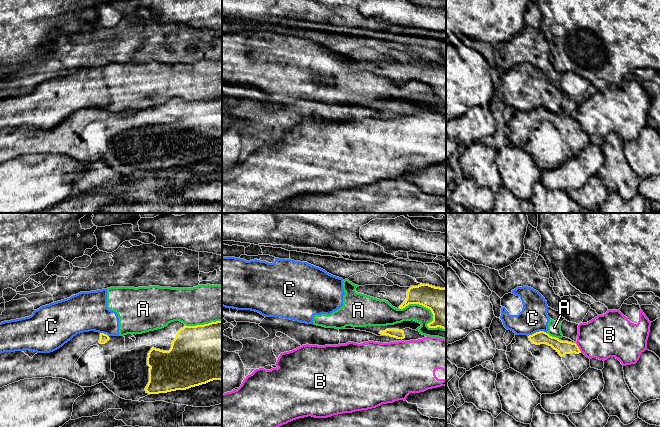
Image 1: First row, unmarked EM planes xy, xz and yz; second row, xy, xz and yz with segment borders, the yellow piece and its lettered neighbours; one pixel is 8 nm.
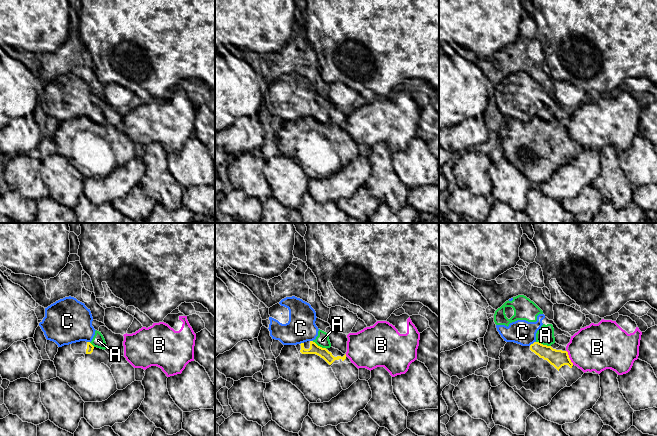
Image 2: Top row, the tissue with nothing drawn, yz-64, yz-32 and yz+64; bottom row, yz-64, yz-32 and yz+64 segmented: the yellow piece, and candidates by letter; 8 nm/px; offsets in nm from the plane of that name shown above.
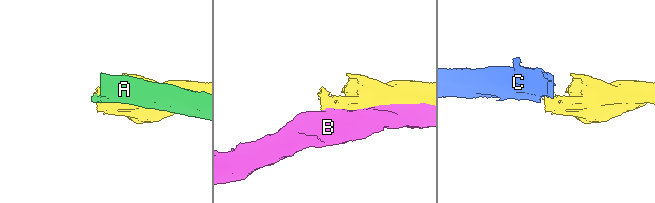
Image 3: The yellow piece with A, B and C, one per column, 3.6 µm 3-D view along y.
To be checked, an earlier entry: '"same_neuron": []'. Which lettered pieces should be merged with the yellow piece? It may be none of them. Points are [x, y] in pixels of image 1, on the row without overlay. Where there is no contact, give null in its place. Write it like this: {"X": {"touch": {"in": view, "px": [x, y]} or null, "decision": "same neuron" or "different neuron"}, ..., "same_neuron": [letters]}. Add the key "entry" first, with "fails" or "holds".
{"entry": "holds", "A": {"touch": {"in": "xz", "px": [431, 87]}, "decision": "different neuron"}, "B": {"touch": {"in": "yz", "px": [578, 123]}, "decision": "different neuron"}, "C": {"touch": {"in": "yz", "px": [537, 108]}, "decision": "different neuron"}, "same_neuron": []}

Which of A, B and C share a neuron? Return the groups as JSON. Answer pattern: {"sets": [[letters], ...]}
{"sets": [["A", "C"], ["B"]]}

